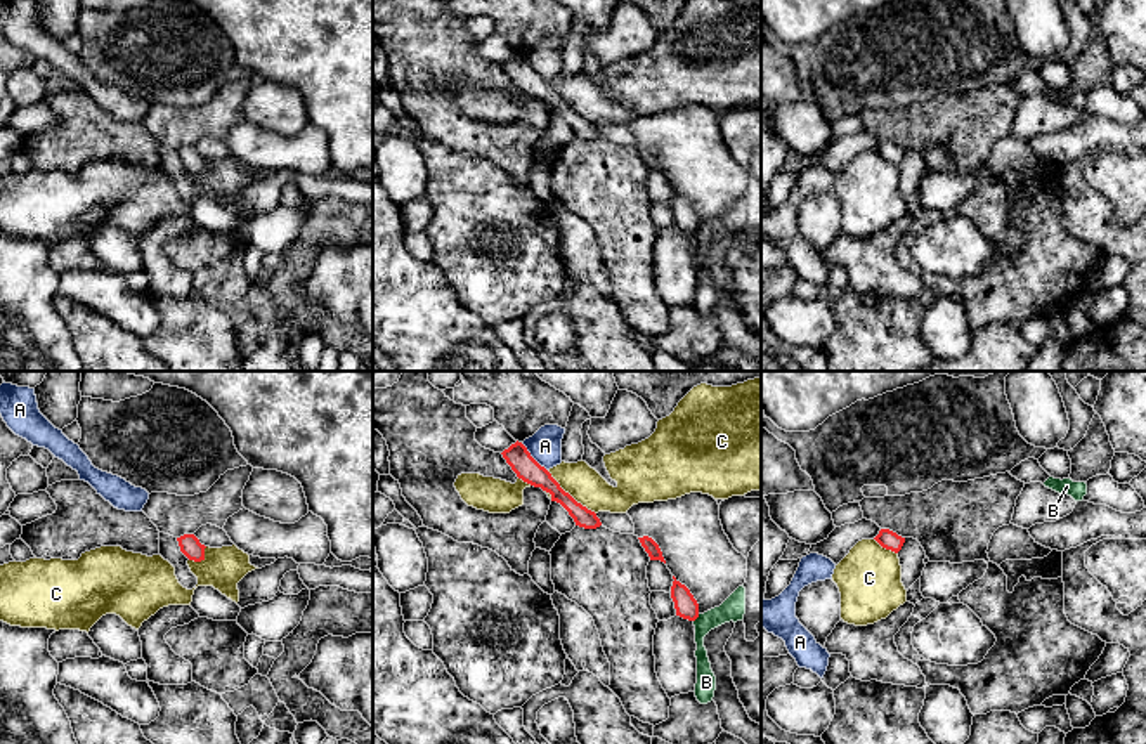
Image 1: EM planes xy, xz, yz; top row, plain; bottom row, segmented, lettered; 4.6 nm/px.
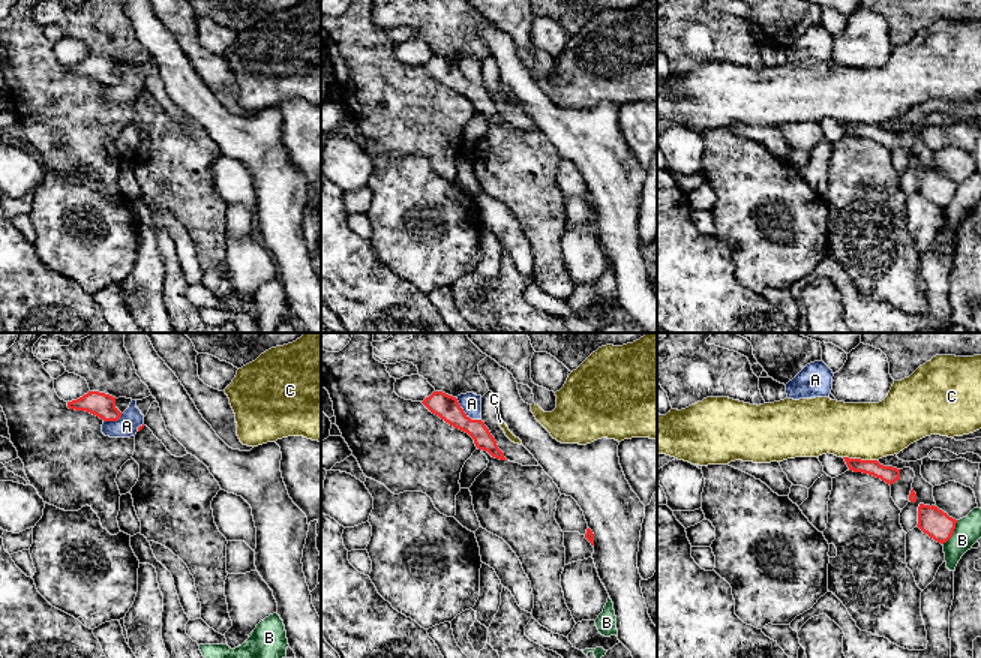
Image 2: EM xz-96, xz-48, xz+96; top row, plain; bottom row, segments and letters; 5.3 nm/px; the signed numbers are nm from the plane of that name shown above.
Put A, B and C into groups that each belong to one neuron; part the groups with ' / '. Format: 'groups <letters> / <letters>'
groups A / B / C

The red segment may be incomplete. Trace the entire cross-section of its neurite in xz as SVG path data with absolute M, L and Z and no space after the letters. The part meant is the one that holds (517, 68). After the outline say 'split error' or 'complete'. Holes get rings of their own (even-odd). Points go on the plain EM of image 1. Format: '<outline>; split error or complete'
M517 52L501 66L518 90L550 104L551 113L560 114L574 130L576 137L584 140L596 140L602 137L596 125L588 121L586 118L577 114L569 104L565 104L560 95L551 88L551 85L531 68L522 54Z; complete

